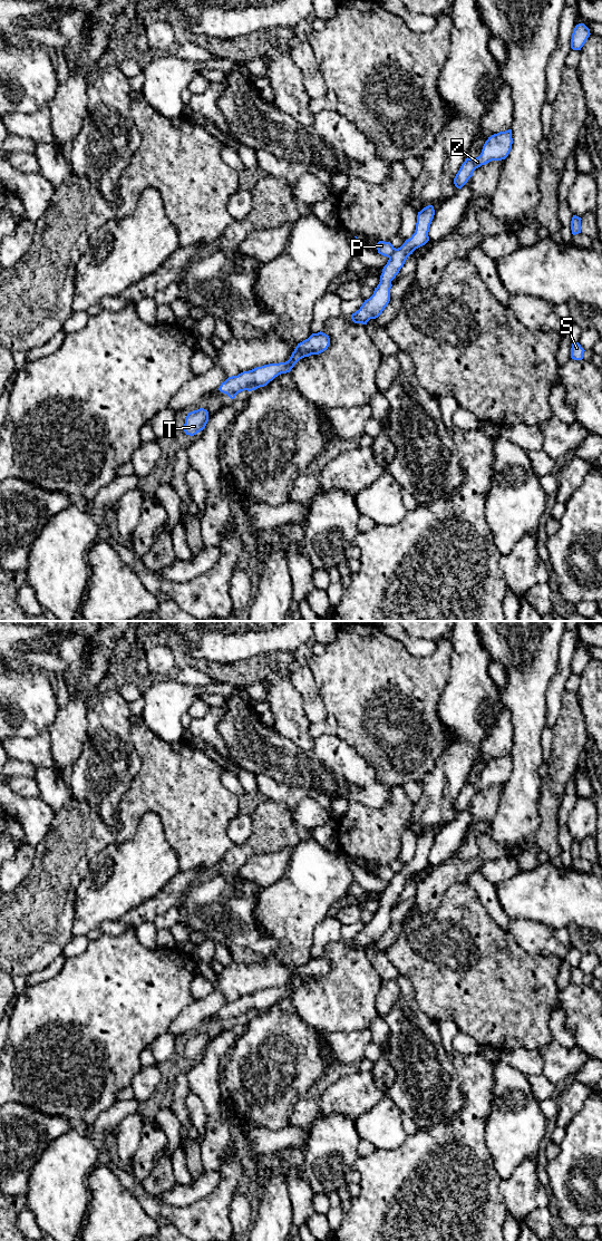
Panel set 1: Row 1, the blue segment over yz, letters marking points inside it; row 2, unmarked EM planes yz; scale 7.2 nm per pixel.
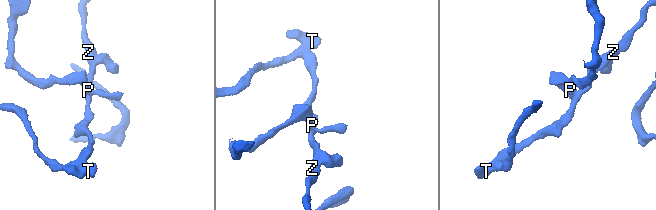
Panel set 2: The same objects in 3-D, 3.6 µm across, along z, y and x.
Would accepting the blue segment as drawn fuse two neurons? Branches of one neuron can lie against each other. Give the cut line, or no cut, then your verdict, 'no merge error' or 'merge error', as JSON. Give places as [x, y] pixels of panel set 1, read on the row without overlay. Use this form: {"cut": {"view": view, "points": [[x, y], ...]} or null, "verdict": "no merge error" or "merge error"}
{"cut": {"view": "yz", "points": [[396, 873], [388, 881]]}, "verdict": "merge error"}

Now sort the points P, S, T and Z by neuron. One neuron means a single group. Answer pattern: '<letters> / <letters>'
P / S T Z

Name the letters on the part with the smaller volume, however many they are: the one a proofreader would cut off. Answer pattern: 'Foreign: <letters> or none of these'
Foreign: P

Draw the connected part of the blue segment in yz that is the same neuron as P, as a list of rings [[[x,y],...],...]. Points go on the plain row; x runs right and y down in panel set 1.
[[[379,865],[377,867],[377,874],[379,879],[389,882],[396,872],[390,866]]]

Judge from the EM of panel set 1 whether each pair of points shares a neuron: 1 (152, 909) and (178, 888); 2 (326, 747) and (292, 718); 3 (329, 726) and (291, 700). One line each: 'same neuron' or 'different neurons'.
1: same neuron
2: different neurons
3: different neurons

